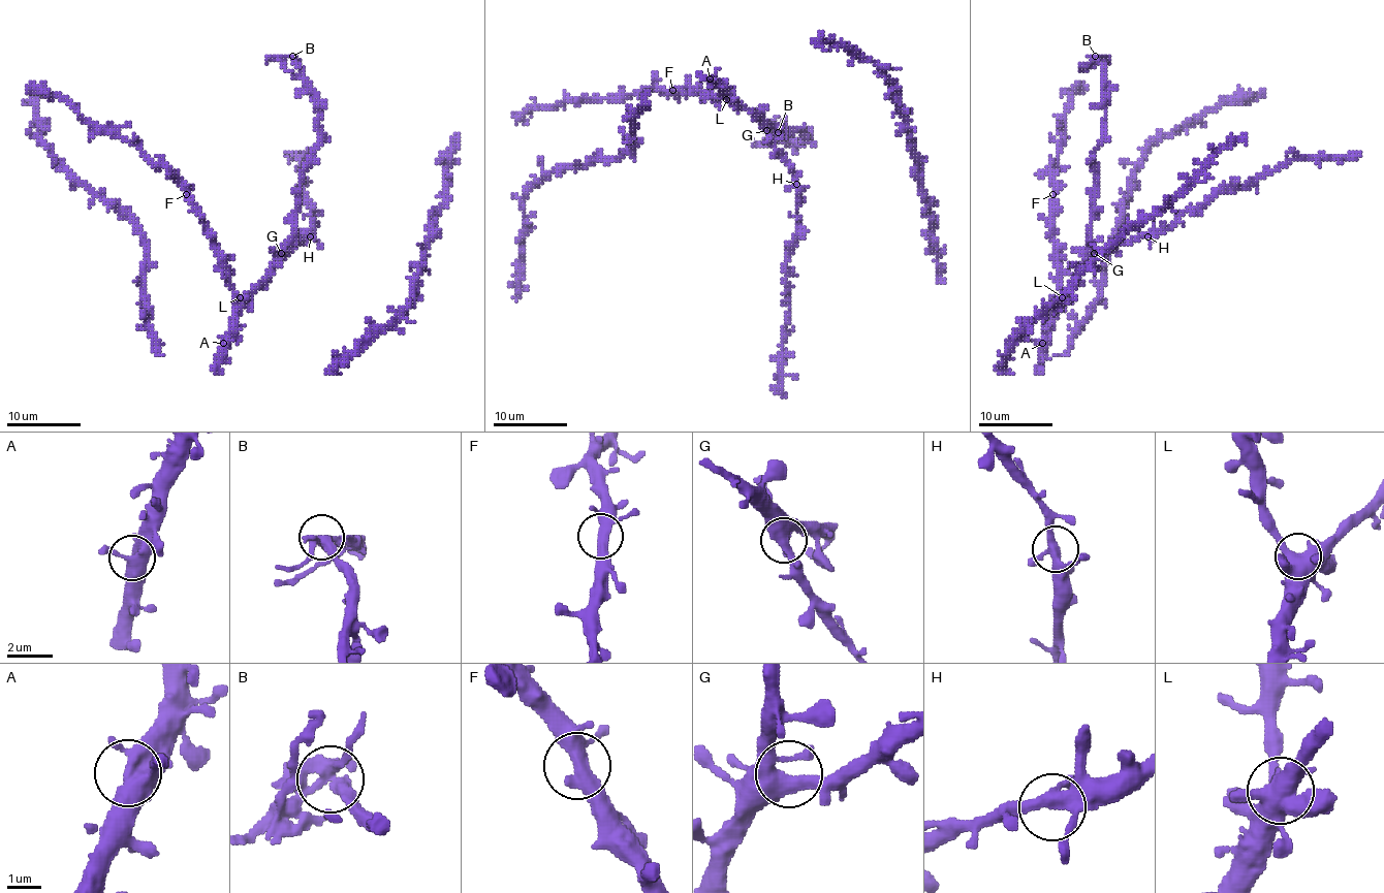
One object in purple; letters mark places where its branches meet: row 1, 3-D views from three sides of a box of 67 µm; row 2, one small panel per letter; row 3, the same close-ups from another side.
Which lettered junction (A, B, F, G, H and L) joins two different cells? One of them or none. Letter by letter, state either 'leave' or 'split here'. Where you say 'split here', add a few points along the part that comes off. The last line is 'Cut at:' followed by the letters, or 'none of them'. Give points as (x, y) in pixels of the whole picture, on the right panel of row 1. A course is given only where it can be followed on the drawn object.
A: leave
B: split here; course (1096, 55), (1108, 57), (1103, 61)
F: leave
G: leave
H: leave
L: leave
Cut at: B

